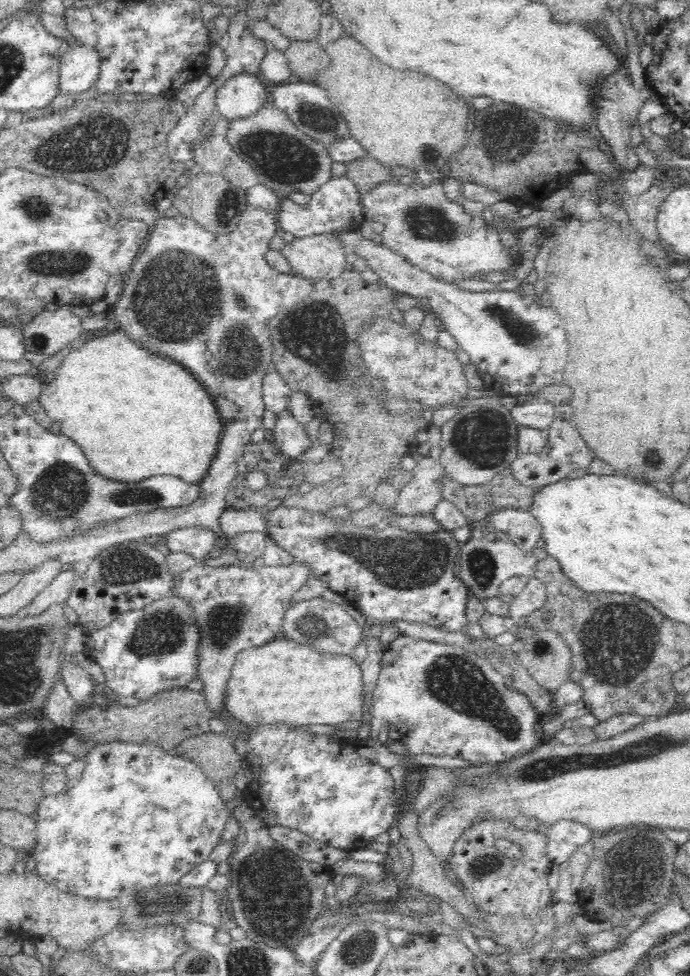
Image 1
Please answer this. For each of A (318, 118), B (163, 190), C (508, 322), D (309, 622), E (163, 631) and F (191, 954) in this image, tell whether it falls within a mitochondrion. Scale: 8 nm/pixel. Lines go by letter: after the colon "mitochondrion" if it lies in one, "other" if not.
A: mitochondrion
B: other
C: mitochondrion
D: mitochondrion
E: mitochondrion
F: other

